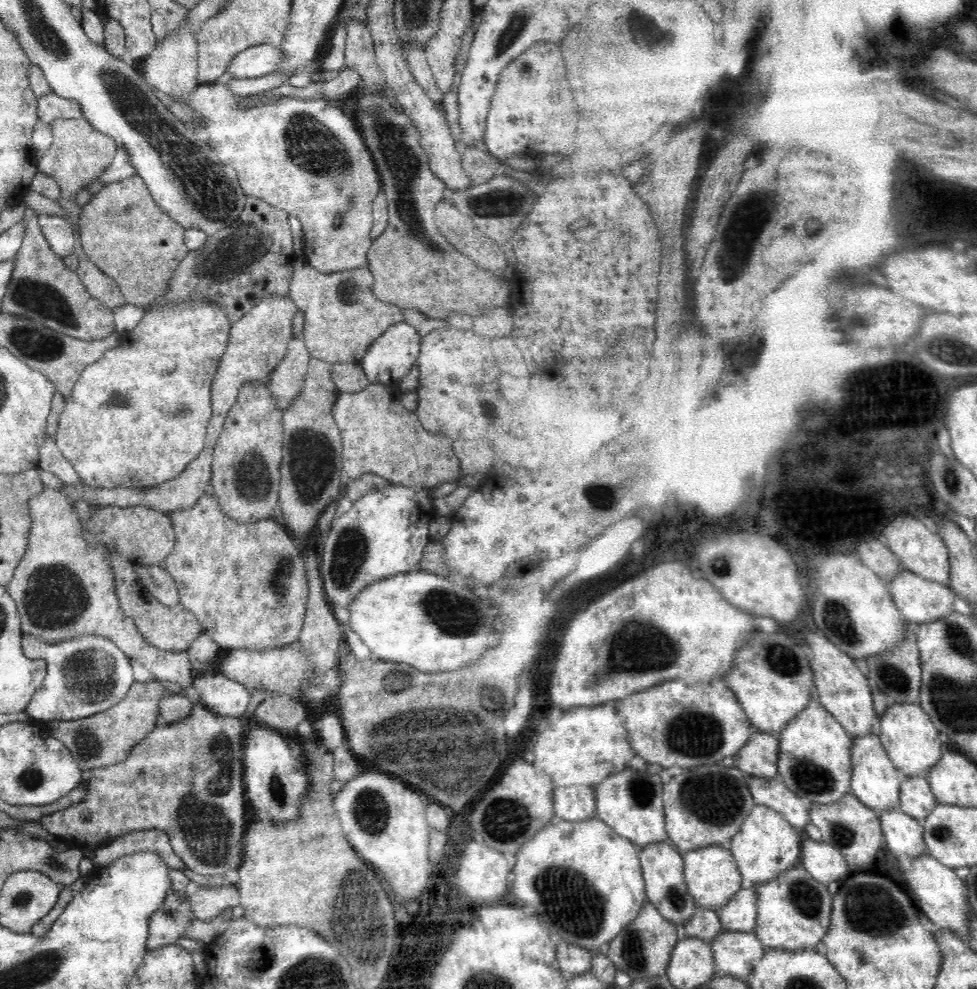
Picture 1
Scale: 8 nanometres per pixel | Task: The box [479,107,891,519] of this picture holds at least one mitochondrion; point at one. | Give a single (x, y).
(736, 245)

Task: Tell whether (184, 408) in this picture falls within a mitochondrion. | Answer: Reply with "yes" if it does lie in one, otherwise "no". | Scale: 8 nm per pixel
yes

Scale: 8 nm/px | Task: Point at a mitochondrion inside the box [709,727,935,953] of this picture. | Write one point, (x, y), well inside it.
(865, 914)

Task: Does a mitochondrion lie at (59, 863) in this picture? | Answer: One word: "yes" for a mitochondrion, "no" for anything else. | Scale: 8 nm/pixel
yes

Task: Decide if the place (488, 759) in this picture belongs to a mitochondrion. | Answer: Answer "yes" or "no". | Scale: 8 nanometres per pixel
yes

